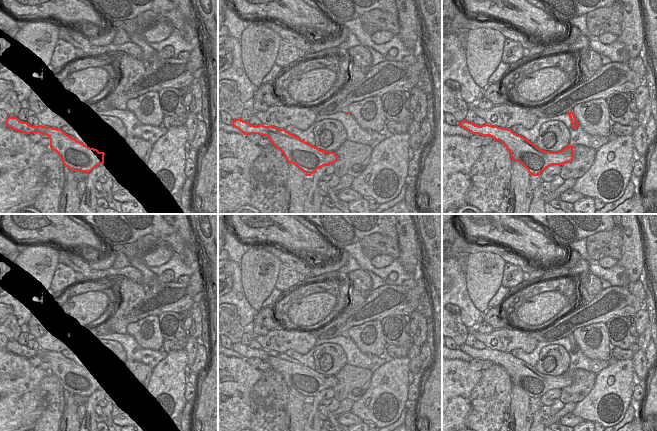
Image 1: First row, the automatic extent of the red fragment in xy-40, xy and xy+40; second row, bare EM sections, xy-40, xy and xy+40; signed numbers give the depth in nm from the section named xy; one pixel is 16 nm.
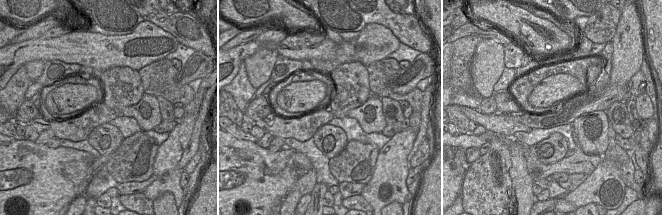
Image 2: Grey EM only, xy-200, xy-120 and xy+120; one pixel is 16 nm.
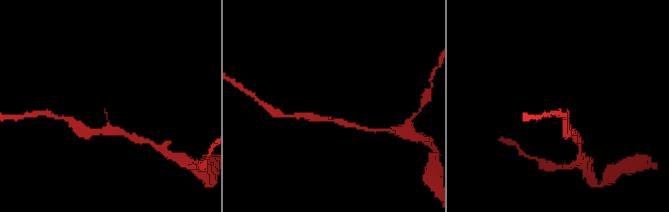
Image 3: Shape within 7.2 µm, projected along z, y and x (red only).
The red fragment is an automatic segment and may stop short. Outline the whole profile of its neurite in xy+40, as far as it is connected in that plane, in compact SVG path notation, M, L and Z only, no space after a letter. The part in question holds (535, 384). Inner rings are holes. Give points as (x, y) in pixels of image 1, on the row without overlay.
M466 344L458 348L472 358L490 360L493 364L501 366L510 376L512 384L521 387L532 400L539 400L551 389L563 389L574 383L575 370L568 369L561 375L550 376L538 372L534 367L508 352L487 347L478 350Z

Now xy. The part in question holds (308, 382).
M241 342L232 344L231 349L239 353L244 359L267 360L271 368L283 377L287 386L296 389L306 397L306 400L311 400L317 393L325 389L333 388L338 382L335 376L320 374L285 353L264 350L263 348L254 350Z

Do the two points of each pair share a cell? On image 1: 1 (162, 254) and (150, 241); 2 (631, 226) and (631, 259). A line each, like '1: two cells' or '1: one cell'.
1: two cells
2: one cell

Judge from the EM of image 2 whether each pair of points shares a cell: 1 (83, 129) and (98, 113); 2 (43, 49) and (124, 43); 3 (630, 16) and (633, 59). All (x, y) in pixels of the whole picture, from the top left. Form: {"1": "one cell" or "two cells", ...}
{"1": "one cell", "2": "one cell", "3": "one cell"}

